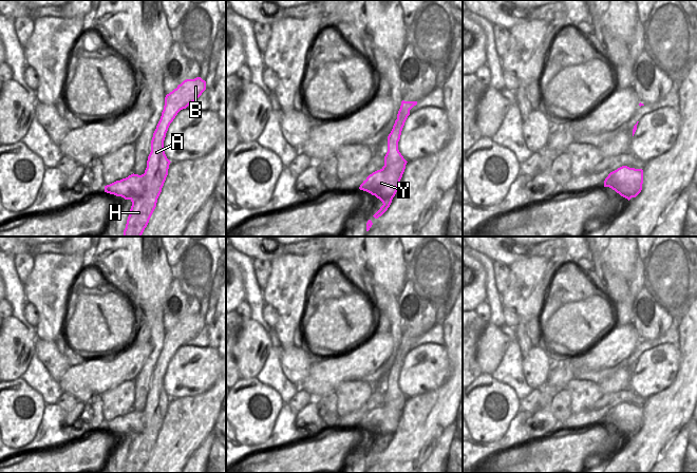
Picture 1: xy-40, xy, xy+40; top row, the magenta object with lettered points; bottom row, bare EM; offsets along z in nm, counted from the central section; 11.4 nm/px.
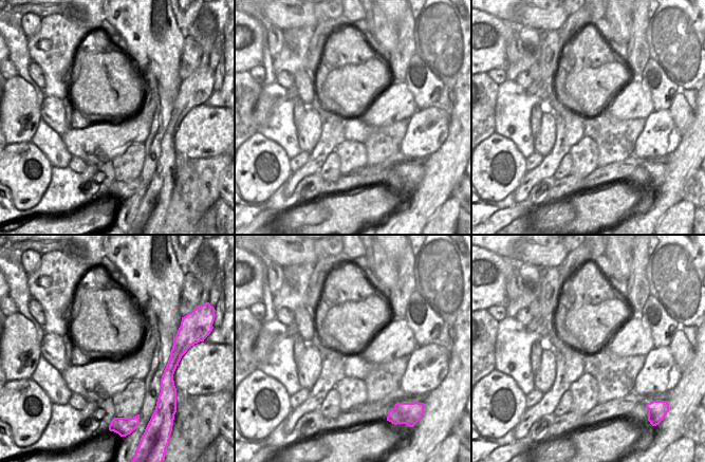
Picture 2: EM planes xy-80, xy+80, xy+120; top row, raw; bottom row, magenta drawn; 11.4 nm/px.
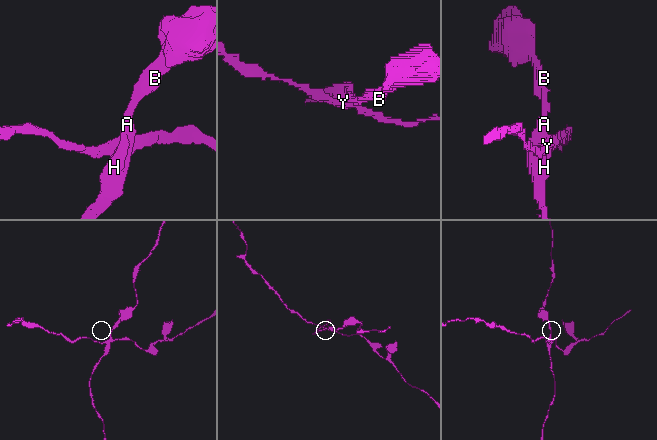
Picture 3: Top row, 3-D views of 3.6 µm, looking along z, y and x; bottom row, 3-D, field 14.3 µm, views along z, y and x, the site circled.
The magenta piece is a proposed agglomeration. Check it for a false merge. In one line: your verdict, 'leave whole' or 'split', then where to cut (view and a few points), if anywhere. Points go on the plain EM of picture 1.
split; cut xy-40 (144, 410), (146, 418), (145, 428), (130, 435)

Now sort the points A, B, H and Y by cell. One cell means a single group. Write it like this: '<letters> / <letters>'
A B H / Y

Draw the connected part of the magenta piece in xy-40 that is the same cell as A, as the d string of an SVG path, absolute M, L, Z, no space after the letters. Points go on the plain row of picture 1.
M196 314L184 317L166 332L164 346L153 370L151 389L144 410L147 425L143 432L131 435L132 442L123 473L142 473L156 443L171 399L164 387L168 364L177 349L194 339L205 326L206 318Z

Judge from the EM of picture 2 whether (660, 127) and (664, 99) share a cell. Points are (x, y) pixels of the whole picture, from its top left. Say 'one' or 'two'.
two

